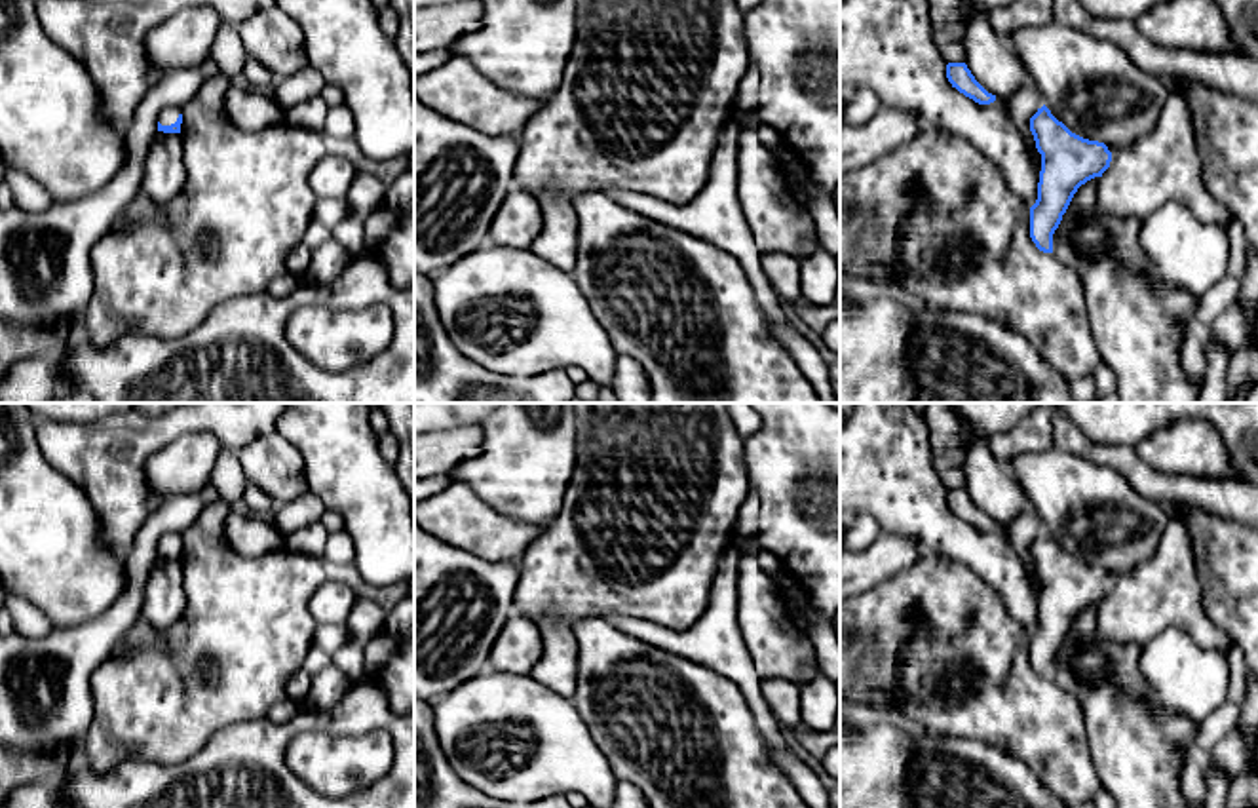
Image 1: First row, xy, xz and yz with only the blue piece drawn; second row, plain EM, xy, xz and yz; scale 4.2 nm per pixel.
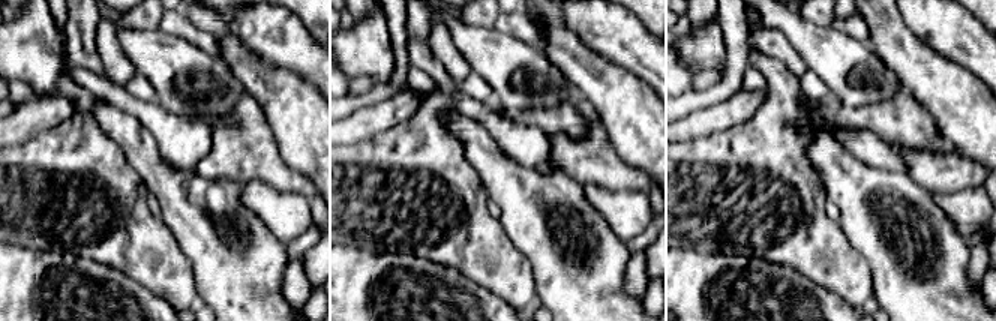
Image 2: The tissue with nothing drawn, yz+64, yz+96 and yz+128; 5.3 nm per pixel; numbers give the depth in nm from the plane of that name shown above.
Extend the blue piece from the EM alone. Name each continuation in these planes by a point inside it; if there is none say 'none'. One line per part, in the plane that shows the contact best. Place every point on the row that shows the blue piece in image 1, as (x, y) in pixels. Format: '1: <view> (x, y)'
1: xy (168, 116)

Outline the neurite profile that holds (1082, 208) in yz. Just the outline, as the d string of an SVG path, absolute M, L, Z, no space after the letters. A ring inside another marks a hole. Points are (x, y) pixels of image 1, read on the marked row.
M1095 177L1081 184L1077 192L1074 194L1066 213L1079 224L1085 226L1093 222L1098 205L1096 205L1096 188L1098 188L1100 177Z

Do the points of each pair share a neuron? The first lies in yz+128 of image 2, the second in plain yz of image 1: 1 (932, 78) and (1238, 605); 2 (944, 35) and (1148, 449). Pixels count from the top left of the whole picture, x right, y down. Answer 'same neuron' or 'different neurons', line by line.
1: same neuron
2: same neuron

